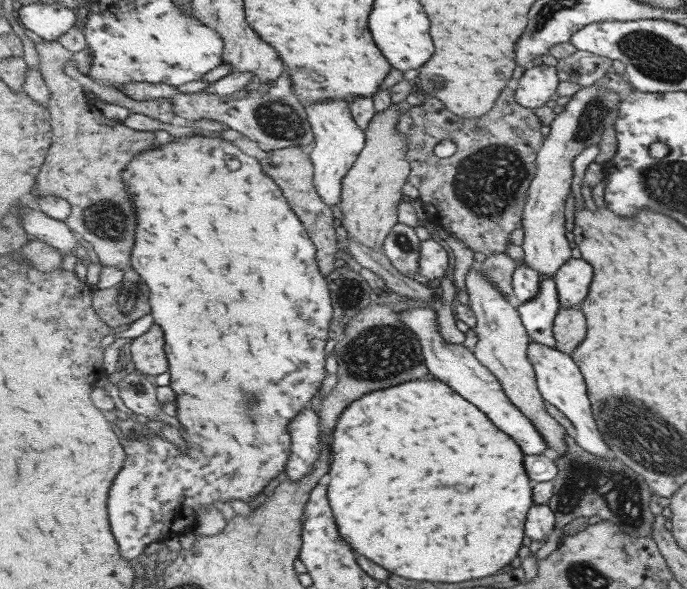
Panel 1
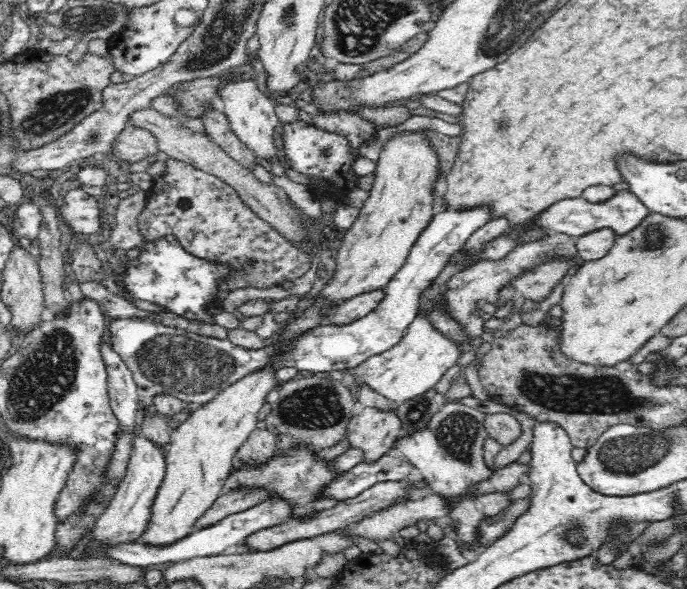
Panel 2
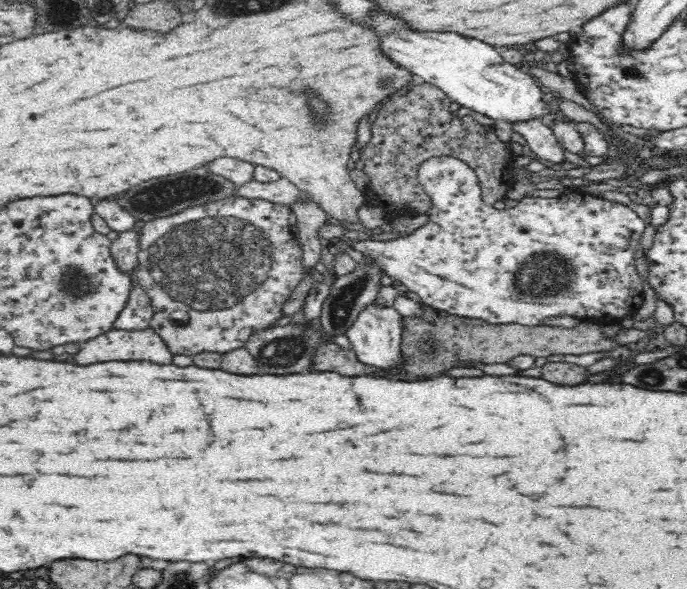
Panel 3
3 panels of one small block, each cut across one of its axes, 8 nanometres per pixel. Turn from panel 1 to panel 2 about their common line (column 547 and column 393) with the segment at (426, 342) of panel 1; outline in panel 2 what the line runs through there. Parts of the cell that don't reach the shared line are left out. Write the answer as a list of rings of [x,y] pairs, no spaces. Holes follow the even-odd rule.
[[[460,401],[446,402],[428,420],[426,428],[401,436],[392,442],[392,448],[400,450],[420,470],[431,491],[454,498],[464,492],[464,488],[486,480],[493,472],[483,459],[484,442],[489,437],[484,421],[485,415],[470,406],[464,406]]]

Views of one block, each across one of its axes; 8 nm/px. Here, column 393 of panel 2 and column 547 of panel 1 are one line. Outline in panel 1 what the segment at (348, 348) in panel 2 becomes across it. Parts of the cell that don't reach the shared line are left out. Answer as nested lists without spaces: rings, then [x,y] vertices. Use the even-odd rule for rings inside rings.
[[[541,274],[541,292],[537,299],[517,304],[520,318],[532,342],[557,347],[554,336],[554,322],[562,308],[558,288],[553,276]]]

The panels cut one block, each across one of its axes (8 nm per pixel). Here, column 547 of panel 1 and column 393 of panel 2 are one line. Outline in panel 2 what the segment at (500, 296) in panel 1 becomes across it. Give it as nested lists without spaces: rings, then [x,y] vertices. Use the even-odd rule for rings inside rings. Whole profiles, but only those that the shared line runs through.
[[[366,406],[358,416],[350,418],[346,438],[352,447],[360,447],[365,452],[364,461],[374,462],[374,460],[382,458],[392,448],[392,442],[396,442],[401,436],[401,420],[394,407],[384,410],[383,407]]]

